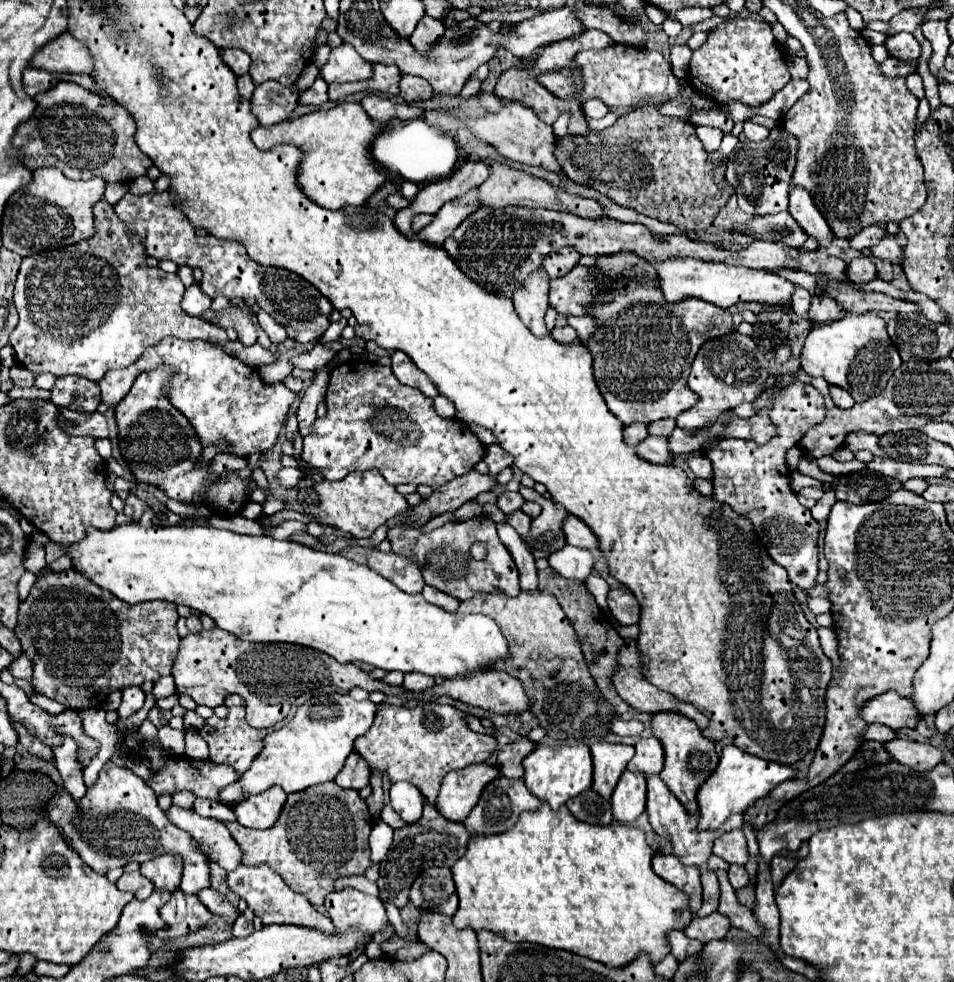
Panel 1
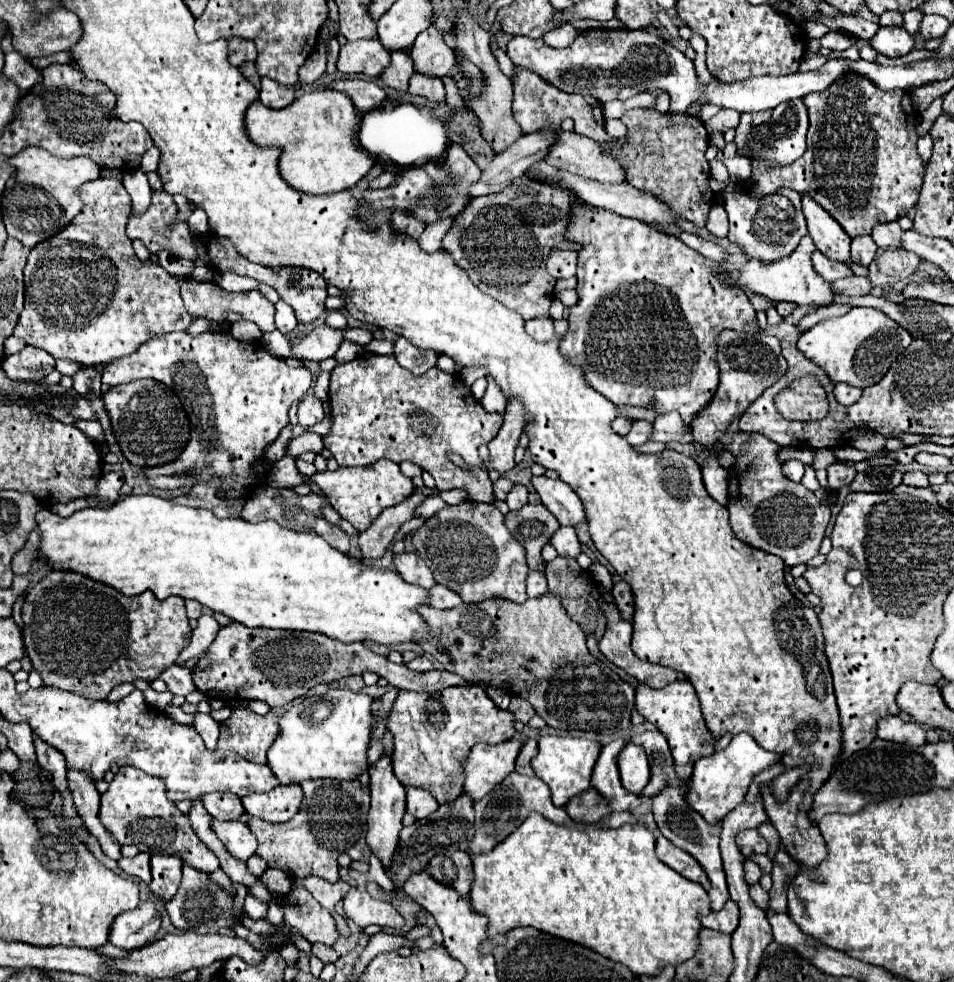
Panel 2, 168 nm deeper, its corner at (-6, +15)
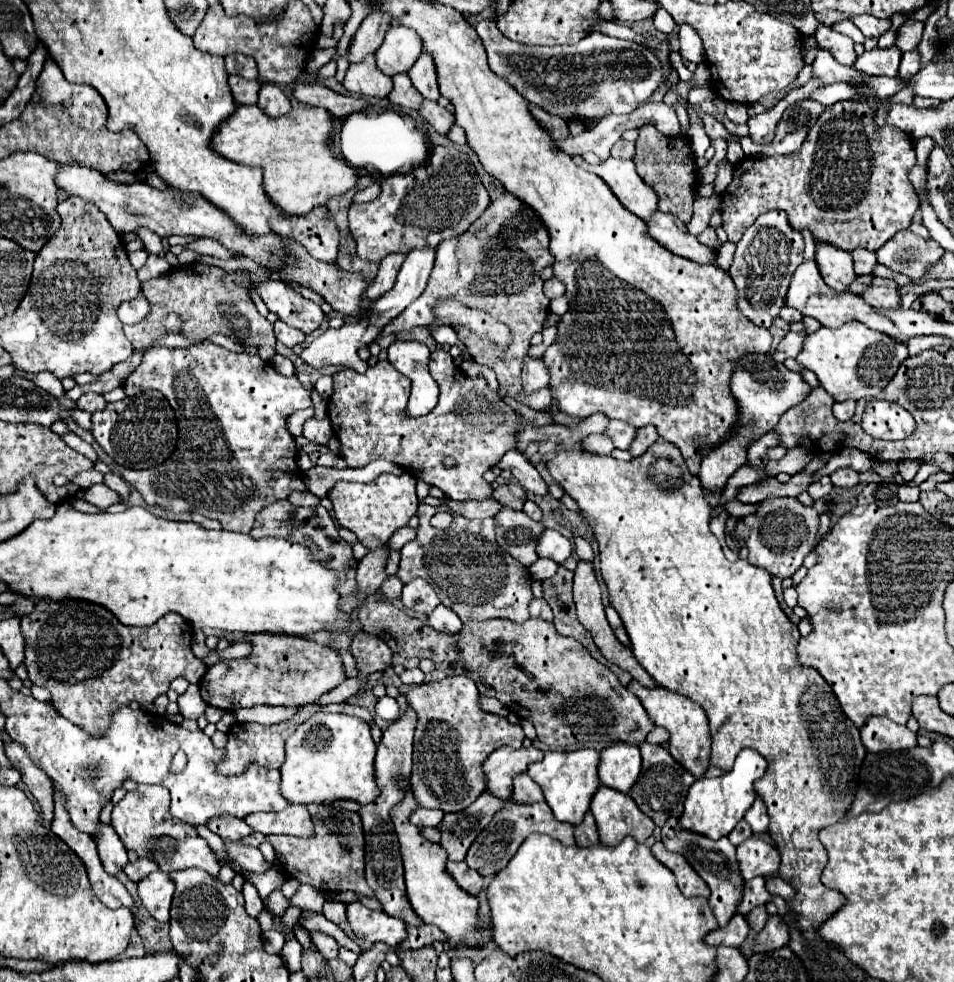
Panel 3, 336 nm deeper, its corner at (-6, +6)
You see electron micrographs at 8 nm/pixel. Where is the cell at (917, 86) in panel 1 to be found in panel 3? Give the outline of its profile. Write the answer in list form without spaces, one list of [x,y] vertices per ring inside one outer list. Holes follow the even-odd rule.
[[[819,24],[815,30],[815,38],[817,38],[817,44],[823,46],[825,50],[829,50],[839,64],[845,64],[845,66],[855,64],[855,60],[857,60],[855,50],[853,50],[855,42],[849,36],[835,32],[831,26]]]

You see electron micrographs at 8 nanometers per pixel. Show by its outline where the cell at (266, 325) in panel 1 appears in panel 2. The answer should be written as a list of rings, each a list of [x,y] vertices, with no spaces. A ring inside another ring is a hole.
[[[279,299],[279,301],[275,303],[275,325],[277,325],[277,329],[279,329],[283,335],[287,335],[289,331],[293,331],[295,325],[297,325],[297,319],[295,319],[293,309],[291,309],[283,299]]]

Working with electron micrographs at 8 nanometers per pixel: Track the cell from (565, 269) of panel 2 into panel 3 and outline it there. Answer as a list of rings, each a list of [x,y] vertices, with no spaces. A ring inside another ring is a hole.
[[[551,278],[551,280],[545,282],[545,296],[549,300],[555,300],[555,298],[559,298],[563,294],[565,294],[565,286],[557,278]]]

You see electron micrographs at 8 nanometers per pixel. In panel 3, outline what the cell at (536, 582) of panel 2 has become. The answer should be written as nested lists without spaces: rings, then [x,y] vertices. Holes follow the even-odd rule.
[[[535,598],[531,602],[529,610],[531,610],[531,618],[541,618],[541,620],[547,620],[547,622],[553,620],[553,612],[551,612],[549,604],[543,598]]]

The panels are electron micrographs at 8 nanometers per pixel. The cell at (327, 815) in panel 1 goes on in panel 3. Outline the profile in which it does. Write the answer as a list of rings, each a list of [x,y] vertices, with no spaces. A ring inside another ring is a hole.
[[[309,804],[309,814],[315,824],[315,838],[265,836],[275,852],[285,858],[285,872],[295,876],[301,884],[311,884],[327,894],[351,890],[361,896],[371,896],[371,888],[365,882],[365,842],[359,814],[333,810],[329,804]]]

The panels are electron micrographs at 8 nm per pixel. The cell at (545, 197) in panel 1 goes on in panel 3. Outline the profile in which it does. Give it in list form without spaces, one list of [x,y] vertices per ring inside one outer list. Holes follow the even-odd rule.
[[[657,212],[651,222],[647,222],[647,232],[659,240],[661,246],[665,246],[667,250],[671,250],[677,256],[683,258],[691,258],[697,264],[707,264],[715,260],[715,252],[703,244],[699,244],[699,240],[689,234],[687,226],[675,218],[673,214],[663,214]]]

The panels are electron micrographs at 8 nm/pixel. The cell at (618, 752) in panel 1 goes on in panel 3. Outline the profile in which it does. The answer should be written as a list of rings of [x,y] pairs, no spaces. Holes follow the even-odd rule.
[[[601,786],[593,796],[591,814],[597,822],[599,840],[605,846],[615,846],[625,836],[643,844],[655,830],[651,818],[641,814],[635,802],[631,802],[631,796],[605,786]]]

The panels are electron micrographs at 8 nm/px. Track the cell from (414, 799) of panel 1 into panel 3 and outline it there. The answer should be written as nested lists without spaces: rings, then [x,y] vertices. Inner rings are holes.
[[[417,808],[415,814],[411,816],[411,822],[415,826],[439,826],[439,822],[443,820],[443,812],[441,810],[427,810],[427,808]]]

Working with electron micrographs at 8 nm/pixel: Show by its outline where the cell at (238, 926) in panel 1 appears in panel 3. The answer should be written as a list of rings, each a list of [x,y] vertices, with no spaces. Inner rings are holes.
[[[245,882],[241,894],[245,896],[245,908],[247,908],[247,914],[251,914],[253,918],[257,918],[257,914],[263,910],[263,900],[259,898],[255,886],[253,886],[251,882]]]

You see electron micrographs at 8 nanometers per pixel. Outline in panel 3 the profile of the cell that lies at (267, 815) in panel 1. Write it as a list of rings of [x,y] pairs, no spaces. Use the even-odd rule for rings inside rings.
[[[291,804],[287,806],[287,810],[281,810],[281,812],[251,814],[251,818],[245,818],[245,822],[255,832],[261,832],[265,836],[287,834],[287,836],[311,838],[315,834],[307,806],[301,806],[301,804]]]

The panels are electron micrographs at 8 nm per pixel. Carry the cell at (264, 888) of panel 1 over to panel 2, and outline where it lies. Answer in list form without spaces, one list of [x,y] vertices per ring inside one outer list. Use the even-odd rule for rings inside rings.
[[[291,885],[291,891],[277,897],[277,901],[285,911],[283,921],[297,929],[309,943],[333,945],[339,939],[339,929],[331,913],[303,885]]]

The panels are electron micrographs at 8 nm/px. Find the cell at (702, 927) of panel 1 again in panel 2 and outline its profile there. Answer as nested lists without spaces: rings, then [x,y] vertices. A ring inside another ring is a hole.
[[[729,899],[721,911],[711,911],[709,915],[701,915],[699,921],[703,927],[709,927],[721,933],[733,933],[739,925],[739,907],[735,905],[735,901]]]

